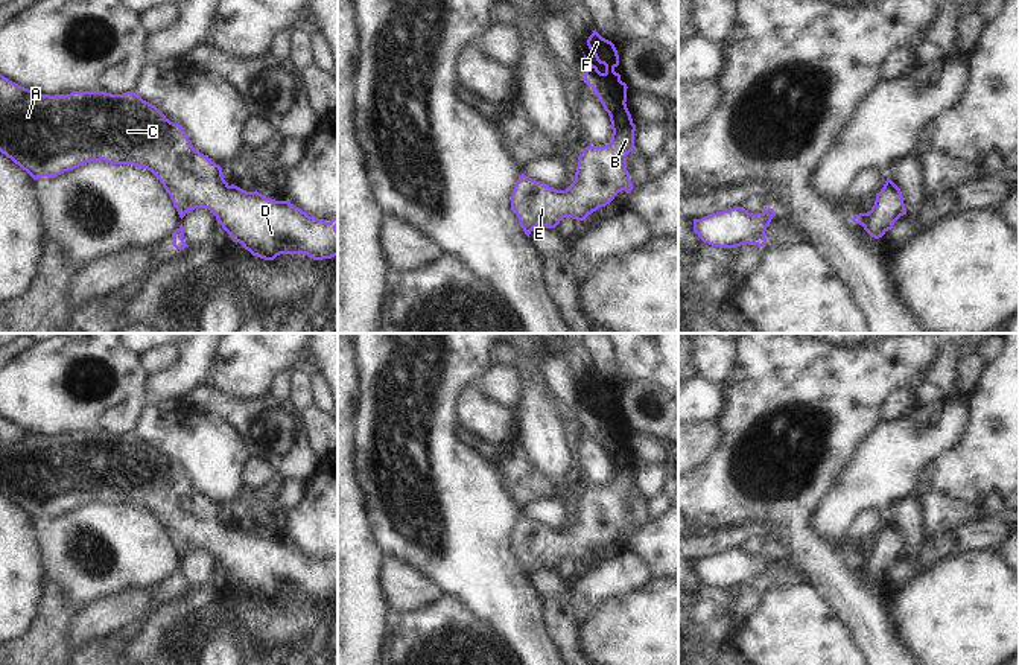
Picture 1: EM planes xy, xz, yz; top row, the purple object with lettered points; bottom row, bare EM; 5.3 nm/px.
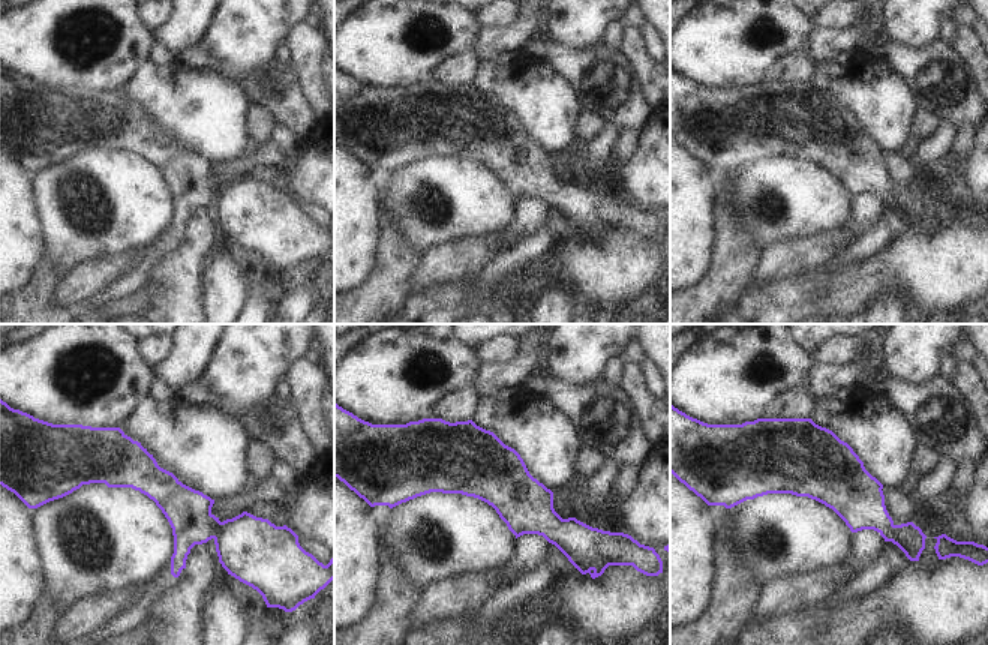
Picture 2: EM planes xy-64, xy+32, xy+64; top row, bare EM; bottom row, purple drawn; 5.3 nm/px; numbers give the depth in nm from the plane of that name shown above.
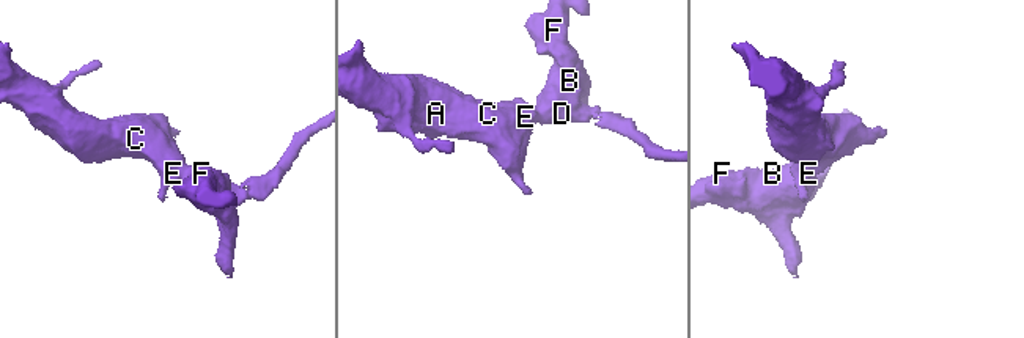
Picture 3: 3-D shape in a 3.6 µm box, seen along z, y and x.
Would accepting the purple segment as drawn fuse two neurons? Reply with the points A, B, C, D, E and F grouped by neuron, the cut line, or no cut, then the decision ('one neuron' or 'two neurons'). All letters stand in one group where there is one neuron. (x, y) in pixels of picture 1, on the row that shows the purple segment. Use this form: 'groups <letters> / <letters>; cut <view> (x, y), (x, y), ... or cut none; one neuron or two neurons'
groups A B C D E F; cut none; one neuron

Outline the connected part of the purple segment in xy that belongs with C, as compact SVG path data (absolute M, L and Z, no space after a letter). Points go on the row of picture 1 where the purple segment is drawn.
M0 75L0 152L33 180L55 178L91 161L132 164L151 170L169 193L183 219L189 210L208 208L252 256L274 260L280 254L307 254L313 260L338 256L338 216L330 222L309 216L289 201L246 192L224 180L222 167L196 151L184 128L134 91L73 91L38 94Z

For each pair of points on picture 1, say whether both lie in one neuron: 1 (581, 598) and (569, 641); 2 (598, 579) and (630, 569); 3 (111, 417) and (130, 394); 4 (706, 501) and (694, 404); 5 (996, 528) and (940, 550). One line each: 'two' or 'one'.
1: two
2: one
3: one
4: two
5: one

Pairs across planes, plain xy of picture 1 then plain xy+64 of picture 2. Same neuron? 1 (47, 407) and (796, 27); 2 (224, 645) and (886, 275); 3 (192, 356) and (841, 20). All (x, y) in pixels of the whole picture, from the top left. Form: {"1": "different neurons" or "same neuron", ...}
{"1": "same neuron", "2": "different neurons", "3": "different neurons"}

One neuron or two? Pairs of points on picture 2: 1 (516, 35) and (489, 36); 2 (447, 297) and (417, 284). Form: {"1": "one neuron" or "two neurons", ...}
{"1": "one neuron", "2": "two neurons"}

